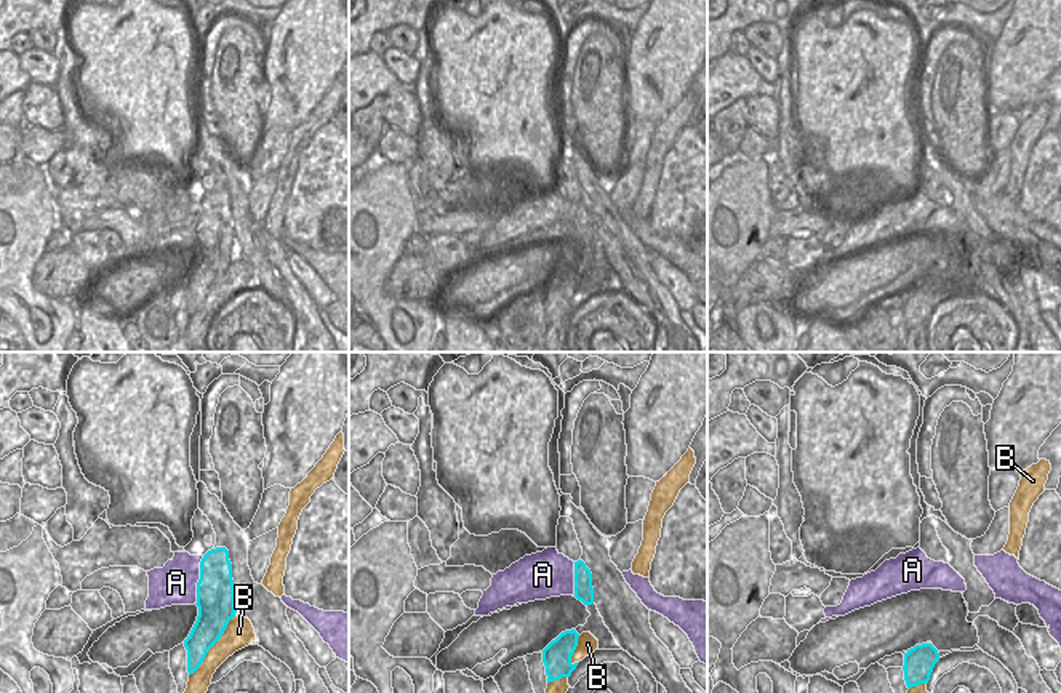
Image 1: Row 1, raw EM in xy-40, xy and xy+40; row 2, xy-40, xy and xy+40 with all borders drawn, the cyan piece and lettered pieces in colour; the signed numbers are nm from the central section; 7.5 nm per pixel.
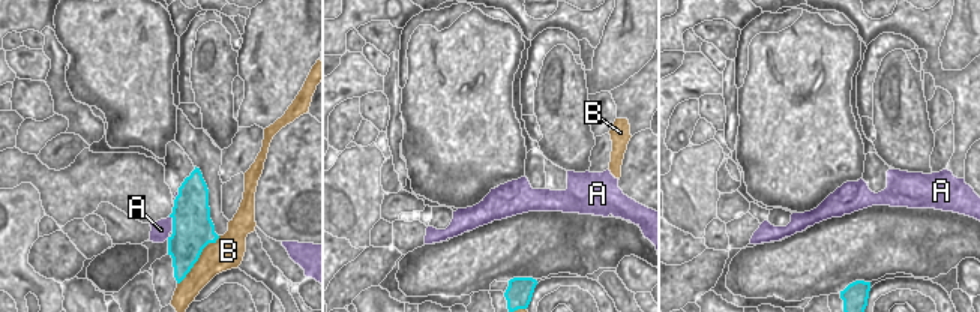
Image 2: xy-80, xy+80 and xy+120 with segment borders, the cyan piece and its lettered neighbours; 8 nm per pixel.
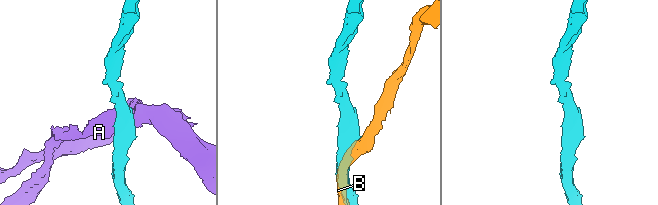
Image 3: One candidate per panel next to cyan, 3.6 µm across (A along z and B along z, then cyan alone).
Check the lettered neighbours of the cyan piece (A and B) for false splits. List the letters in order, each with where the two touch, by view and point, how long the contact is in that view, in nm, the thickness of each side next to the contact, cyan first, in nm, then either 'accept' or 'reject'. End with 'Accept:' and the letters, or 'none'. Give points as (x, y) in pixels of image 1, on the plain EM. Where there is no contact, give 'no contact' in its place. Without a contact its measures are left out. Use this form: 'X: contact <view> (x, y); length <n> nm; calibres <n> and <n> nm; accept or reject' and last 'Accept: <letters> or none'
A: contact xy-40 (199, 221); length 380 nm; calibres 280 and 320 nm; reject
B: contact xy-40 (215, 284); length 600 nm; calibres 260 and 220 nm; reject
Accept: none

